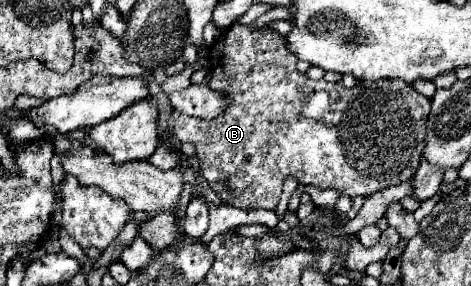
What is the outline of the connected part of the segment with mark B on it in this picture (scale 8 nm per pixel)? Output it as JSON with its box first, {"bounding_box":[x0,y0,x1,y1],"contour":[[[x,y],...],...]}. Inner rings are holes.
{"bounding_box":[174,22,430,210],"contour":[[[234,22],[210,48],[208,54],[208,70],[210,70],[210,82],[208,86],[212,86],[212,90],[220,92],[224,98],[228,98],[228,106],[214,118],[214,120],[202,120],[202,118],[194,118],[194,116],[176,116],[174,120],[174,134],[178,138],[178,142],[192,142],[200,160],[200,168],[202,168],[202,176],[208,180],[210,188],[224,200],[224,204],[230,204],[234,208],[242,208],[242,210],[272,210],[276,208],[280,196],[282,196],[282,186],[286,182],[286,178],[296,178],[300,184],[312,184],[320,190],[326,188],[336,188],[346,196],[370,196],[382,188],[388,186],[396,186],[408,178],[414,176],[416,168],[420,166],[420,156],[422,156],[422,148],[424,148],[424,132],[426,132],[426,118],[430,112],[430,100],[424,98],[422,94],[418,94],[410,84],[404,84],[402,80],[374,80],[374,82],[358,82],[354,88],[344,88],[342,82],[330,84],[324,82],[324,79],[314,82],[310,80],[306,74],[300,74],[296,70],[296,54],[290,52],[288,42],[272,28],[262,26],[262,28],[252,28],[248,24],[240,24]]]}

